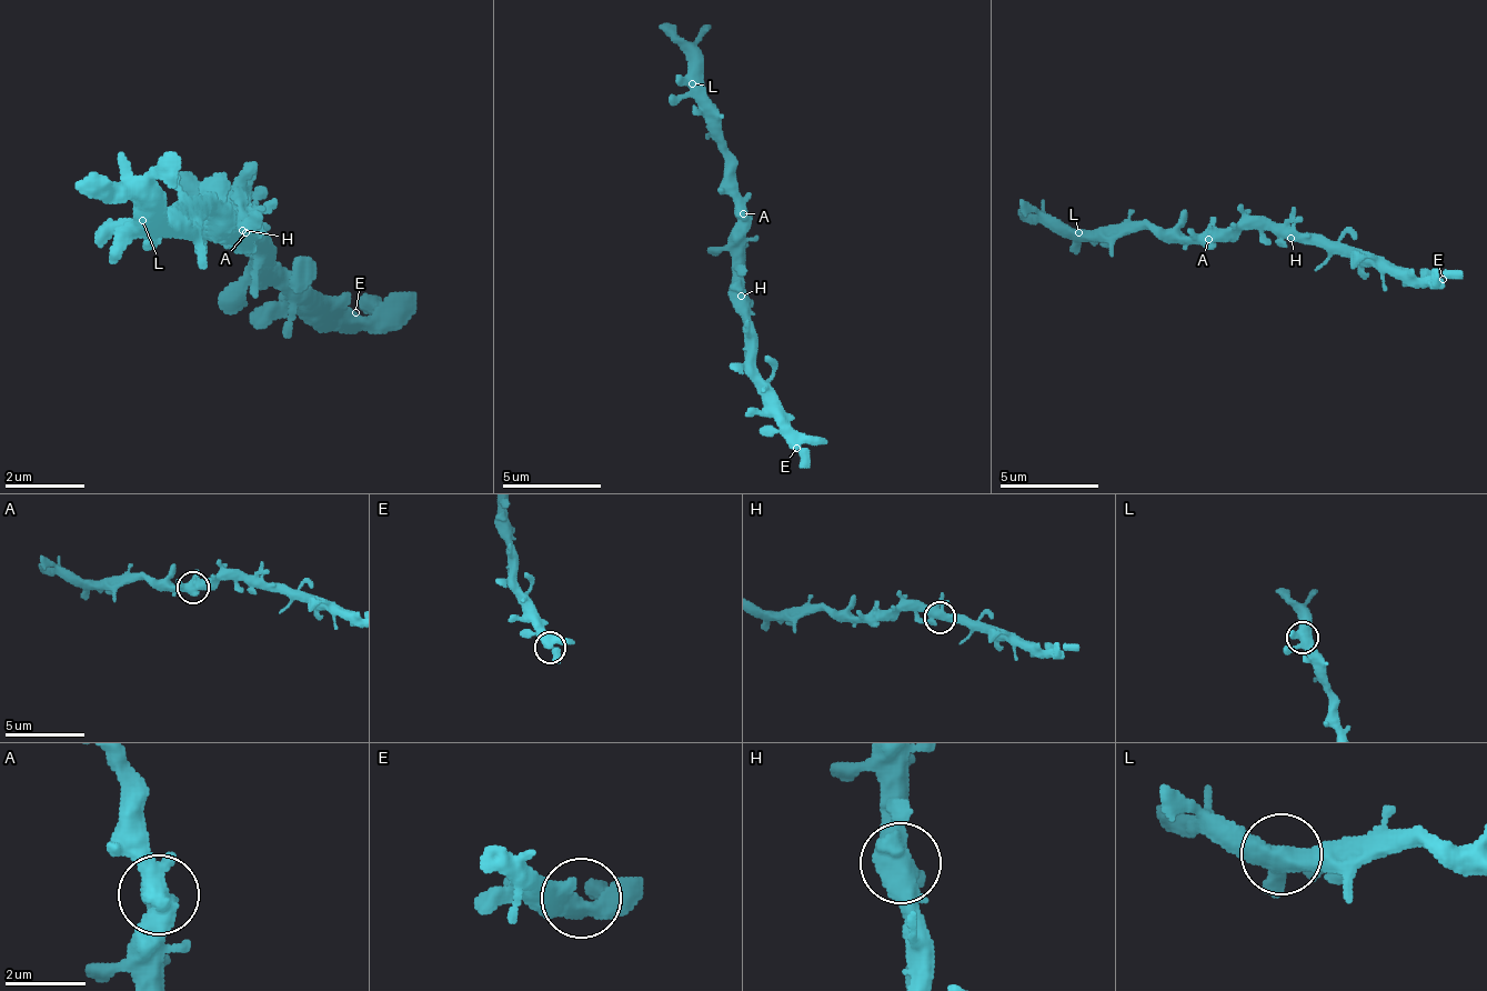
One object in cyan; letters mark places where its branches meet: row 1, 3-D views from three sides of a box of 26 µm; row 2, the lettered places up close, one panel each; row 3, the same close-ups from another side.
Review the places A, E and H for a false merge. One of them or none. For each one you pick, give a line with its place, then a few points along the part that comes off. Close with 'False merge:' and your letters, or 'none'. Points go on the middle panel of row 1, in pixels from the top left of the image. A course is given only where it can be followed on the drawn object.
False merge: none

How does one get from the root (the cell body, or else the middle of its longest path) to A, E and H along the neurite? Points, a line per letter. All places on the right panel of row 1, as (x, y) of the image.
A: (1242, 228), (1216, 228), (1207, 238)
E: (1242, 228), (1296, 228), (1300, 232), (1320, 232), (1335, 242), (1375, 252), (1404, 268), (1414, 277), (1444, 277)
H: (1242, 228), (1280, 228), (1290, 238)

